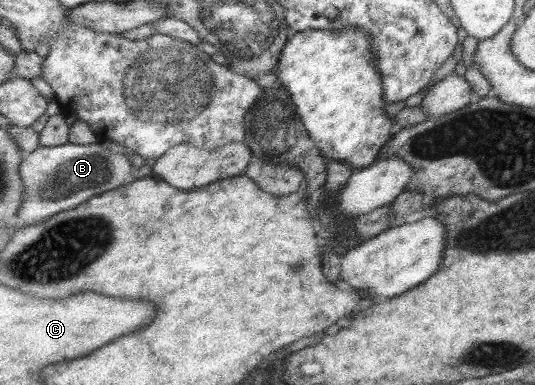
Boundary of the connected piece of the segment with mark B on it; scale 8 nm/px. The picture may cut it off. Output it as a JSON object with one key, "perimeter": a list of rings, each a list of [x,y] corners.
{"perimeter":[[[67,142],[57,147],[41,146],[27,157],[23,156],[20,165],[24,196],[18,211],[19,219],[23,219],[25,226],[30,226],[37,219],[76,208],[92,197],[126,185],[134,173],[135,169],[127,156],[111,152],[101,144]]]}

